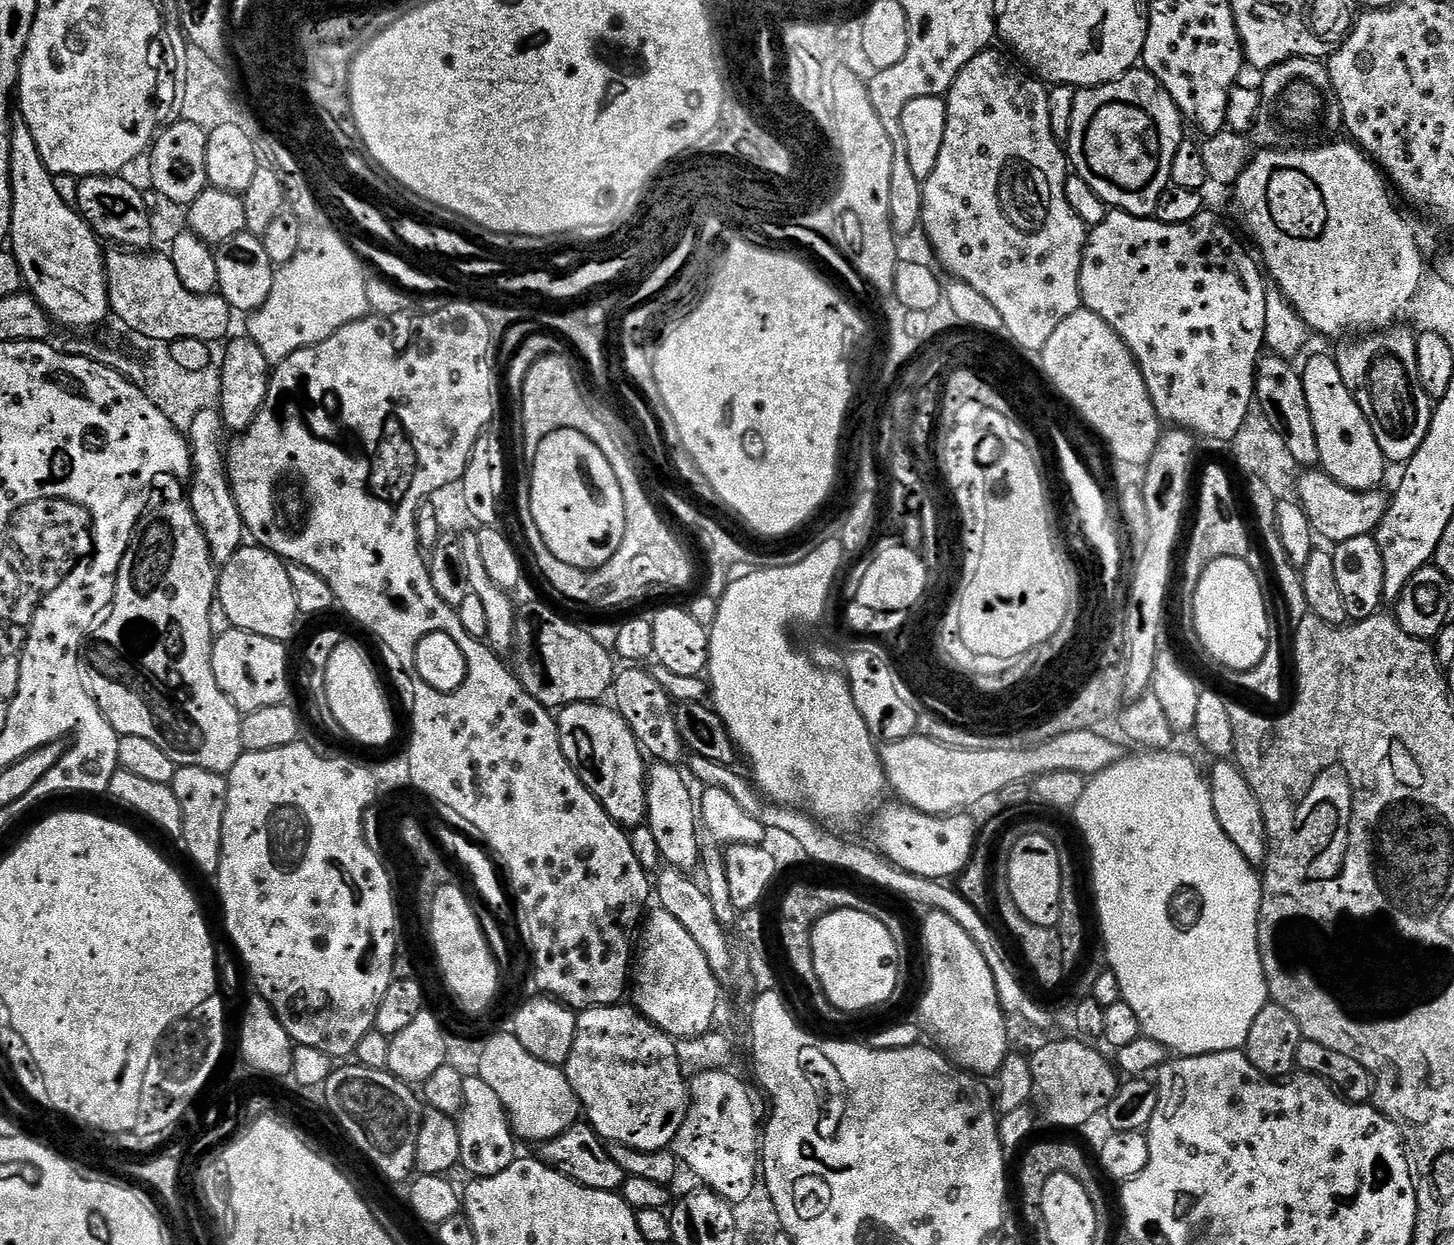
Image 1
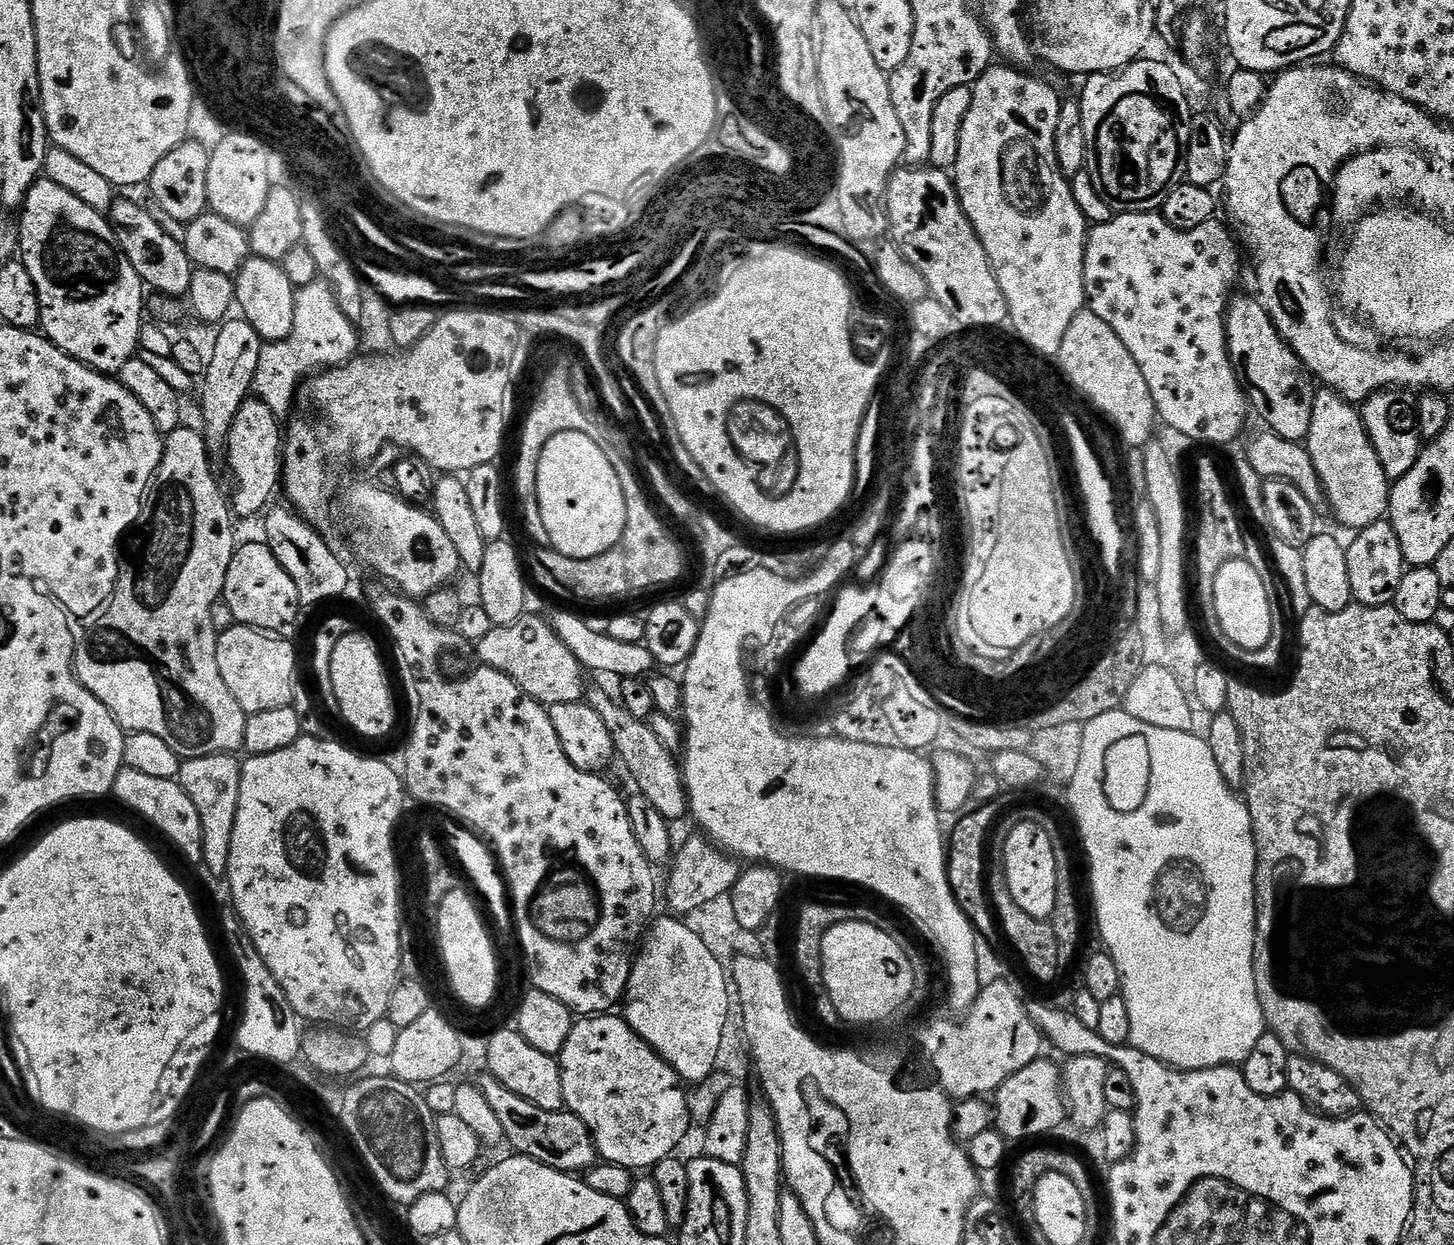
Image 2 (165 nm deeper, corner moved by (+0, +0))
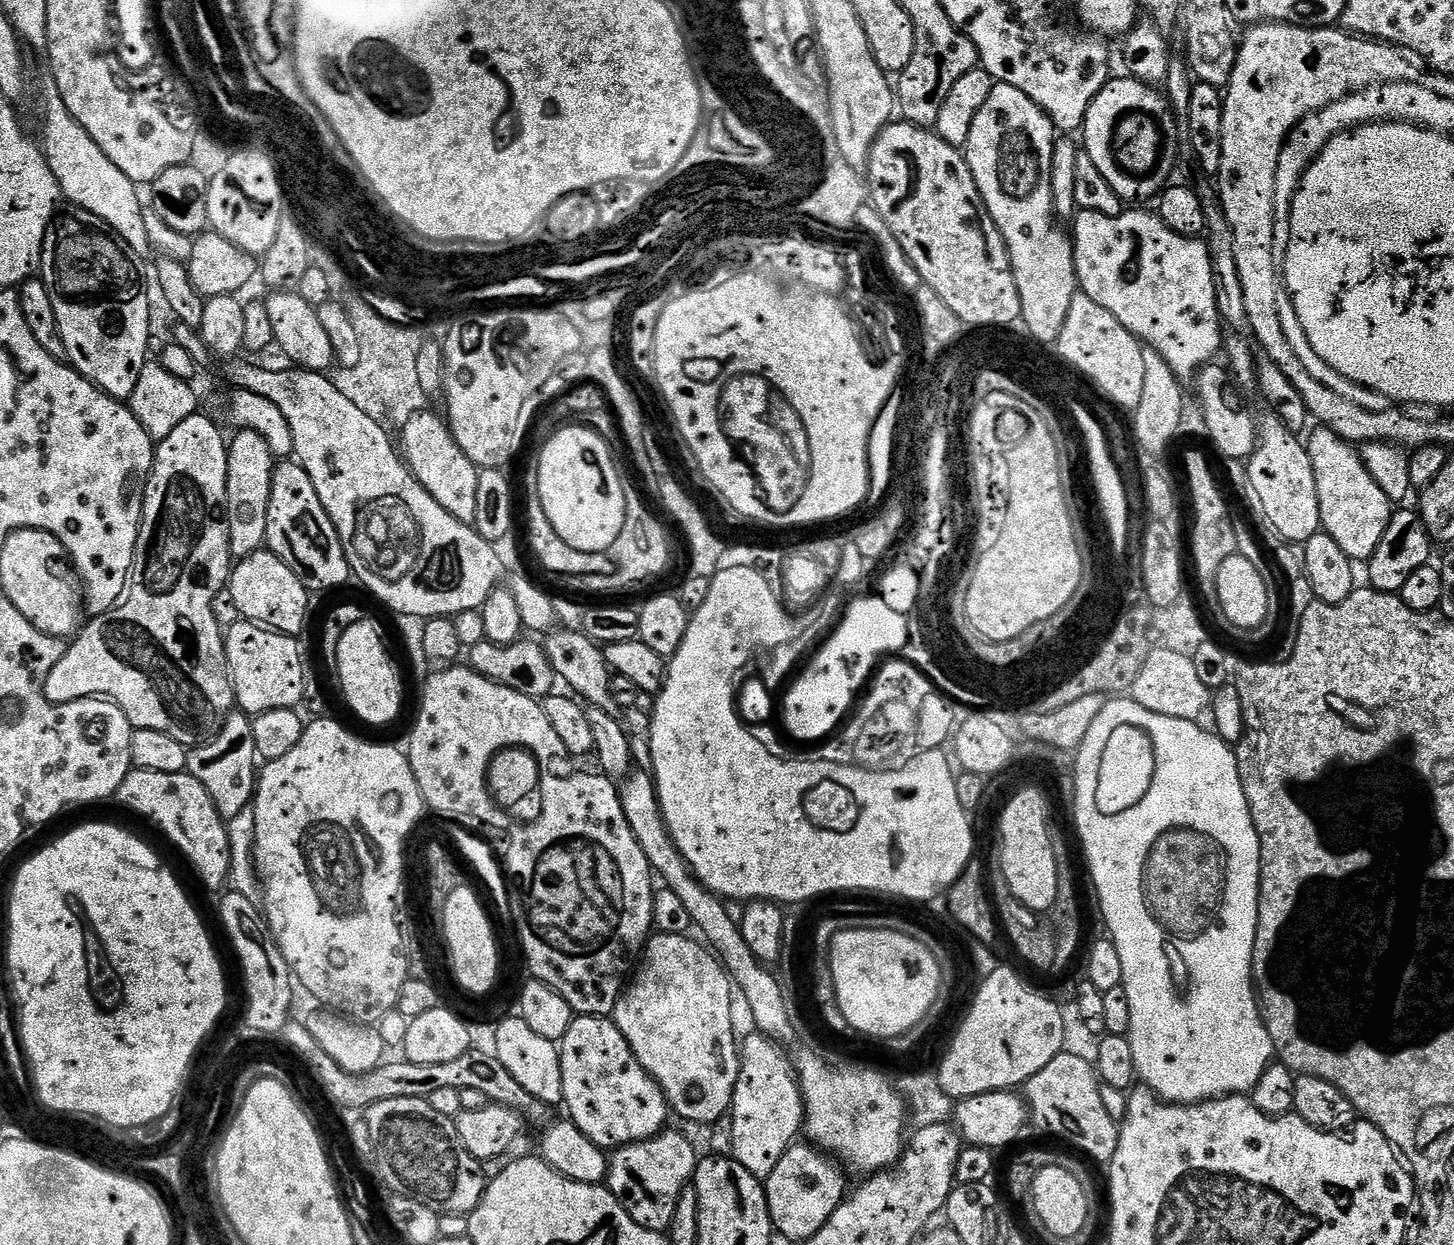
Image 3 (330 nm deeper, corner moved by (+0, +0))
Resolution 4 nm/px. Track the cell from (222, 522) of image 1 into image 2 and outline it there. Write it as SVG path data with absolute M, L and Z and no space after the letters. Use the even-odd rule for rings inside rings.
M229 318L219 325L218 342L215 343L214 358L205 367L202 377L204 389L198 395L204 428L202 435L208 442L209 449L227 445L230 426L234 422L234 414L249 399L252 392L254 374L258 370L258 354L262 354L265 341L261 340L258 330L250 326L243 318Z

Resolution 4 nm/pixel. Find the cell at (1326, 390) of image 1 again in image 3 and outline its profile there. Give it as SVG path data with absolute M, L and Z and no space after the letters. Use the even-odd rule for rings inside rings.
M1316 426L1312 432L1312 437L1307 437L1306 447L1310 454L1310 466L1314 466L1314 482L1318 490L1318 502L1320 503L1320 526L1323 531L1330 534L1330 538L1334 538L1334 542L1338 542L1338 546L1342 546L1342 550L1346 550L1346 554L1353 562L1367 562L1374 554L1374 550L1378 550L1378 542L1382 542L1382 536L1386 534L1386 526L1390 522L1394 511L1393 501L1386 498L1386 494L1382 494L1382 490L1378 487L1378 482L1374 482L1374 478L1370 478L1370 470L1366 470L1366 466L1362 462L1359 451L1349 441L1342 439L1340 435L1333 432L1327 426Z

